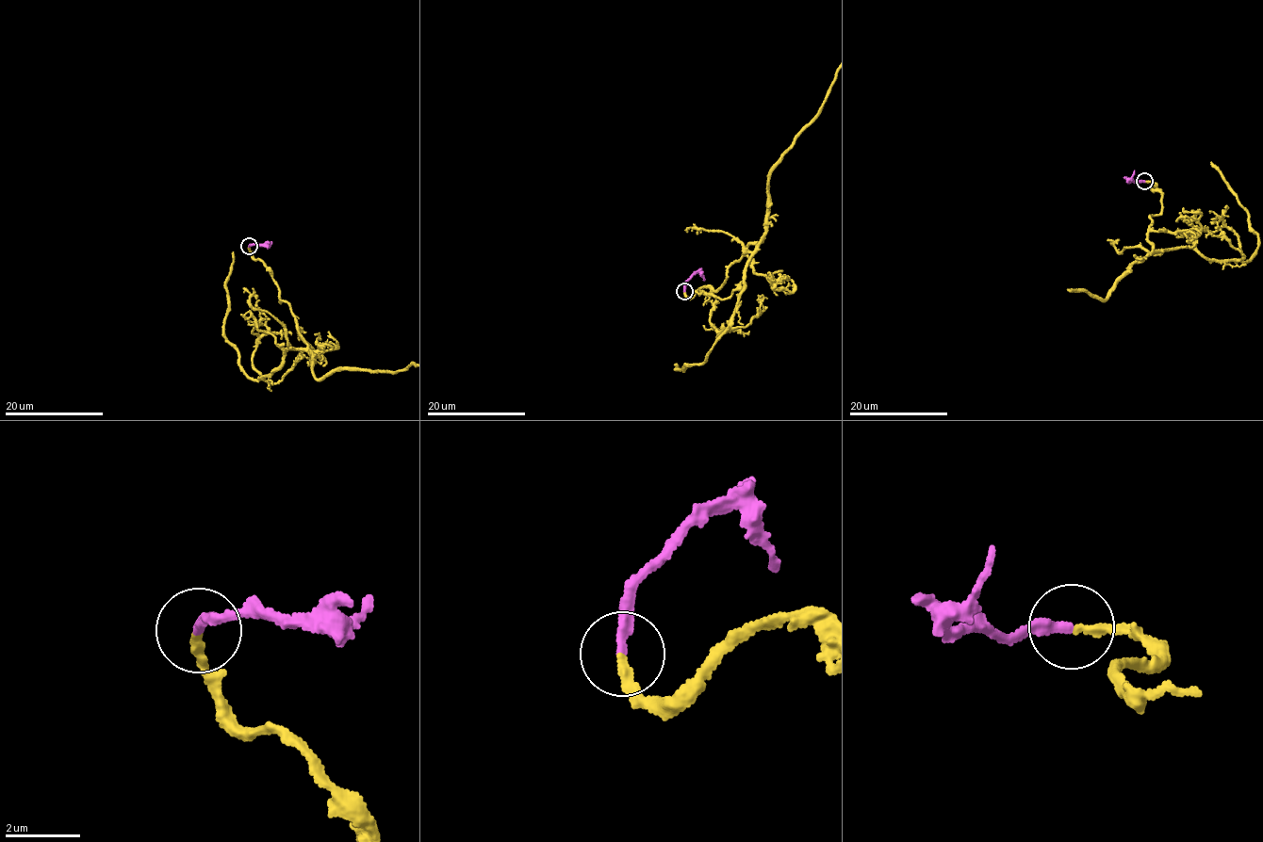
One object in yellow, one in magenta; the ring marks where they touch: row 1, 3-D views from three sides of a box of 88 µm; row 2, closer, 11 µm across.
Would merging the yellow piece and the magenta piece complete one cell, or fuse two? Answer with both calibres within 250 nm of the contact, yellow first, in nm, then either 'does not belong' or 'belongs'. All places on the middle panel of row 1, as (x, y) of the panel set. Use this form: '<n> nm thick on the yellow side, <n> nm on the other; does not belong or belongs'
260 nm thick on the yellow side, 280 nm on the other; belongs

